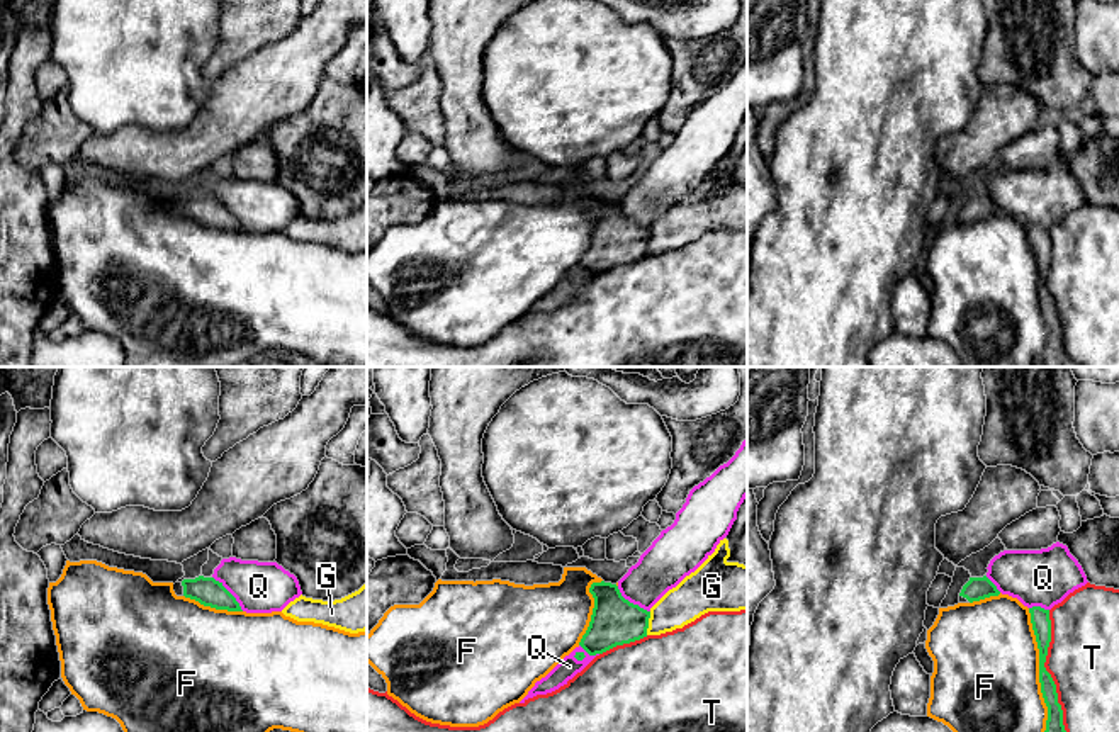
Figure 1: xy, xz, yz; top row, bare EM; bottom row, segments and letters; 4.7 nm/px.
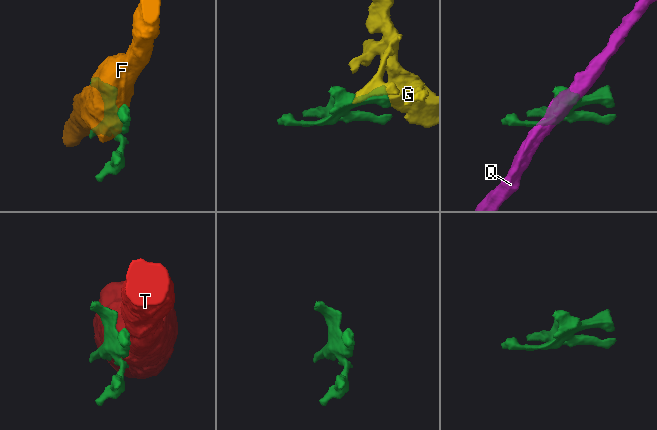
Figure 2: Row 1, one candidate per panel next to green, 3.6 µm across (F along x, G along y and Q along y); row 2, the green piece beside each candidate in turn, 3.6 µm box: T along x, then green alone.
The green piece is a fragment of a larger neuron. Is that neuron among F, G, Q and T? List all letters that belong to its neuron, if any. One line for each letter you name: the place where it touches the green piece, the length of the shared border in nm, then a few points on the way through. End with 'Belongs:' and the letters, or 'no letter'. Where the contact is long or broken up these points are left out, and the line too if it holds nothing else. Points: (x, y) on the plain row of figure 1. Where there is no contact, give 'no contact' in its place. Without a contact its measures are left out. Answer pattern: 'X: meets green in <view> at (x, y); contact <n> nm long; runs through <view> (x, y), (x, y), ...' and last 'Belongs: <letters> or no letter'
Belongs: no letter

